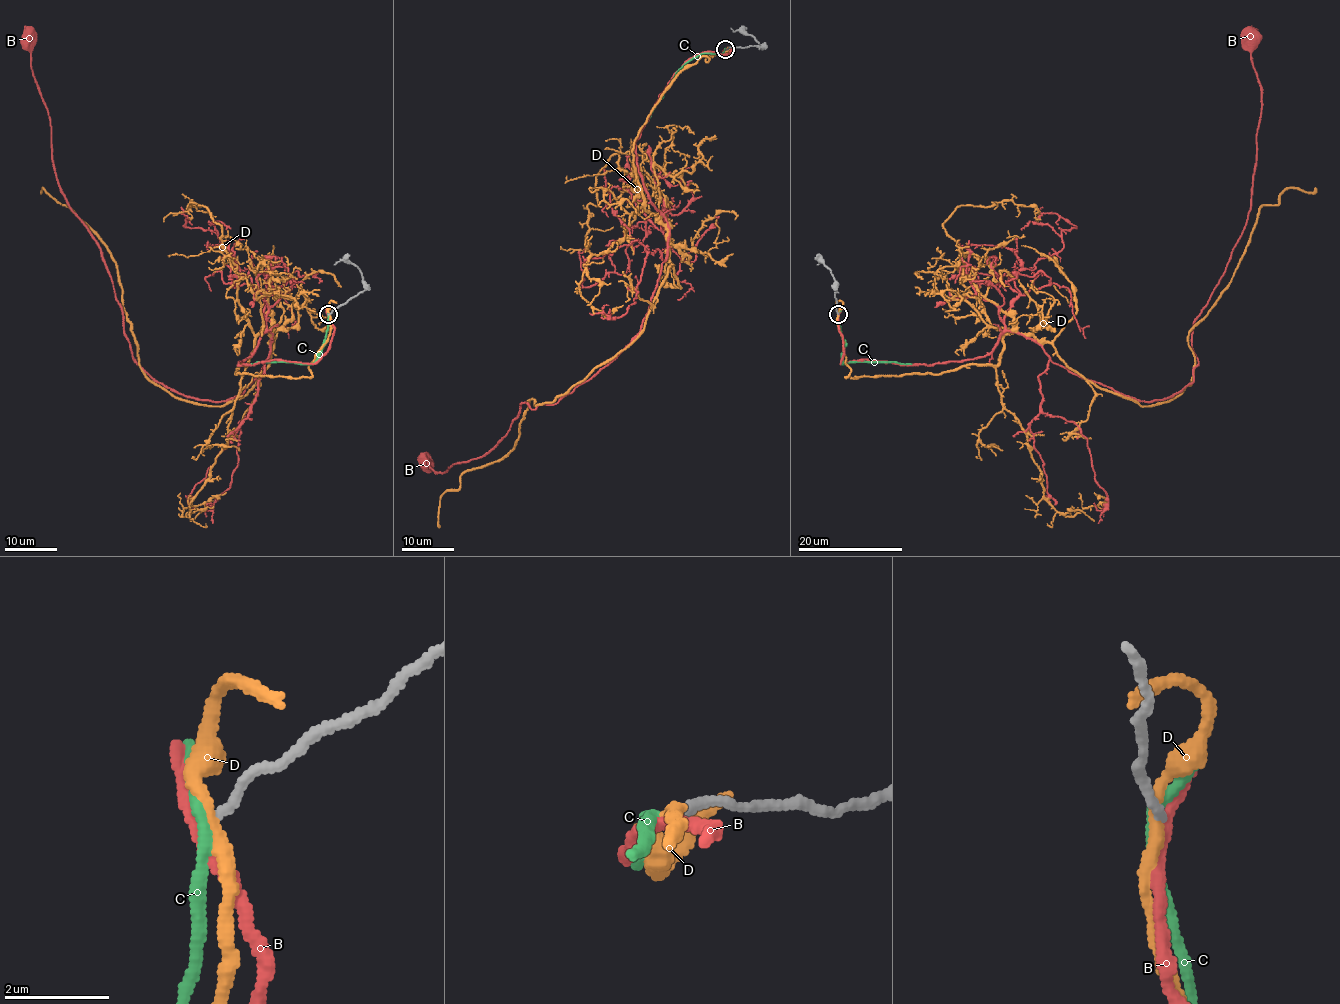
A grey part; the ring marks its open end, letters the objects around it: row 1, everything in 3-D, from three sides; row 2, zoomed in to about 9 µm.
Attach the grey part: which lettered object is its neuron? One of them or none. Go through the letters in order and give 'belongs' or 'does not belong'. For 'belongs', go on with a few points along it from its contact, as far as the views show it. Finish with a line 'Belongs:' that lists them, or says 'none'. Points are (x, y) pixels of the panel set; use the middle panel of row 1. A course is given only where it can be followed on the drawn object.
B: does not belong
C: does not belong
D: does not belong
Belongs: none

